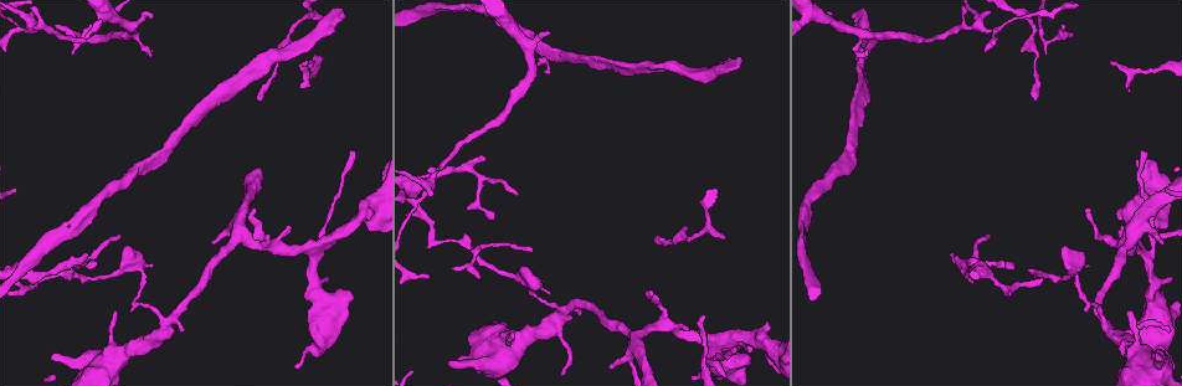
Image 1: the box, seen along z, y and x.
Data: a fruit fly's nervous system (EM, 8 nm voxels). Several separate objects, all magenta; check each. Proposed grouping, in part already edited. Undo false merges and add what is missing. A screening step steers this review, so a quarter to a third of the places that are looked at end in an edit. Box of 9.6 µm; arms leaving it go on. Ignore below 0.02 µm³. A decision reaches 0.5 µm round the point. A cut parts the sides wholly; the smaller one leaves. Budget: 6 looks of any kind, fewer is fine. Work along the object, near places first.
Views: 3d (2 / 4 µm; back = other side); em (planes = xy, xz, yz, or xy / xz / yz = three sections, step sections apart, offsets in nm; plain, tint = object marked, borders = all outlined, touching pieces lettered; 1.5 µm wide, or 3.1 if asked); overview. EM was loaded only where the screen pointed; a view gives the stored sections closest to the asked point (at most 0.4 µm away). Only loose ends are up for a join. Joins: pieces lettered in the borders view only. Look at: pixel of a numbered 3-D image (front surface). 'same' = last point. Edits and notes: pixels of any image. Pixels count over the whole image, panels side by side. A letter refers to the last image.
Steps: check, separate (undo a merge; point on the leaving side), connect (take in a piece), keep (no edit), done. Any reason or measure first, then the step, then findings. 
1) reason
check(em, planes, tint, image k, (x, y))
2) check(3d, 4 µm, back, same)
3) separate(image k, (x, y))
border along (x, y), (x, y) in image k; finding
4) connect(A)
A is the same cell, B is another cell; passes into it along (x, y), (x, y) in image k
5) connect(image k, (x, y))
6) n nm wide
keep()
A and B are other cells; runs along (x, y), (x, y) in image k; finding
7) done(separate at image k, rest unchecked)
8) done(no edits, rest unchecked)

an open end
check(em, xy, step 4, tint, image 1, (550, 33))

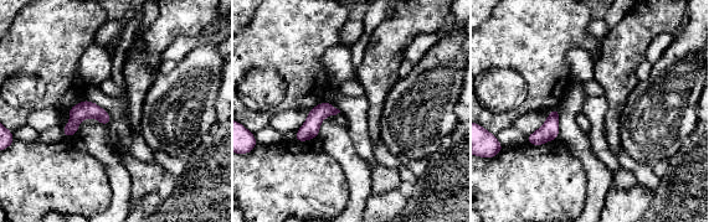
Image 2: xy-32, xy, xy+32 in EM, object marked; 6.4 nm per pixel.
check(em, planes, borders, same)

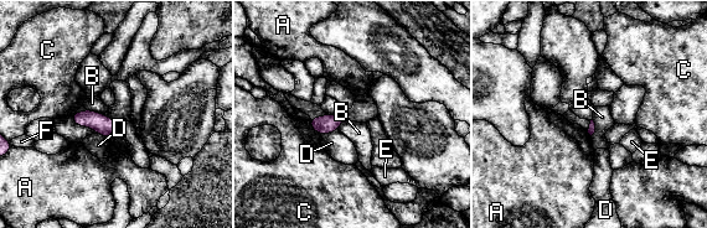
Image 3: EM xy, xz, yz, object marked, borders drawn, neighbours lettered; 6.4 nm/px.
B touches over 150 nm
keep()
A, B, C, D, E and F are other cells; border along (87, 109), (108, 117) in image 3; no lettered piece goes on from it

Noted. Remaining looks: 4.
thin end
check(3d, 2 µm, image 1, (121, 237))

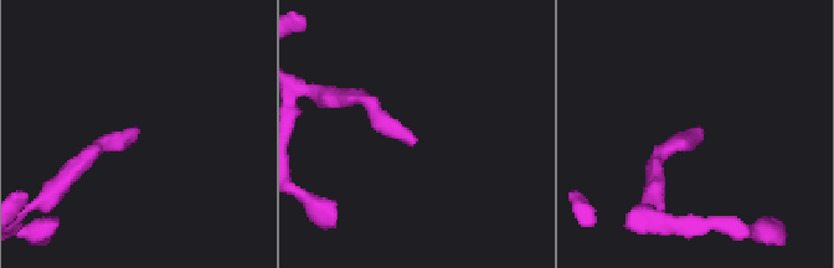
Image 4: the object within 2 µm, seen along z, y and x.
check(em, planes, borders, image 4, (138, 129))

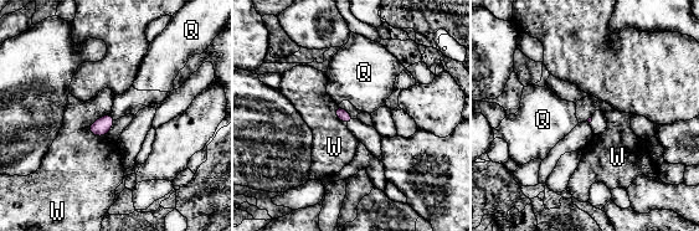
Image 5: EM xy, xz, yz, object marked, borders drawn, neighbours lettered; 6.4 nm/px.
keep()
Q and W are other cells; border along (109, 113), (98, 117), (87, 131) in image 5; no lettered piece goes on from it

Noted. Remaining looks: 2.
done(no edits, rest unchecked)

